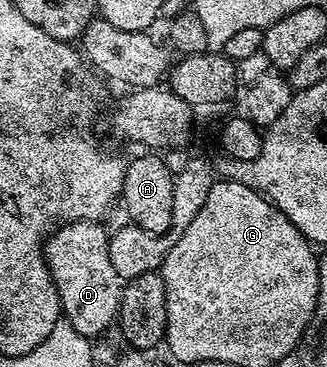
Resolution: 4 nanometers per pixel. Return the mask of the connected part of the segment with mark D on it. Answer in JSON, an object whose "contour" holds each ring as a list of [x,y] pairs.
{"contour":[[[78,219],[76,223],[66,223],[63,227],[58,227],[49,236],[45,244],[45,254],[47,256],[47,268],[57,285],[59,294],[59,305],[62,318],[67,319],[78,333],[84,335],[88,340],[94,340],[100,336],[107,328],[116,322],[119,314],[119,297],[121,294],[121,280],[117,270],[113,269],[113,264],[109,257],[109,231],[103,228],[104,224],[99,221],[89,219]]]}

